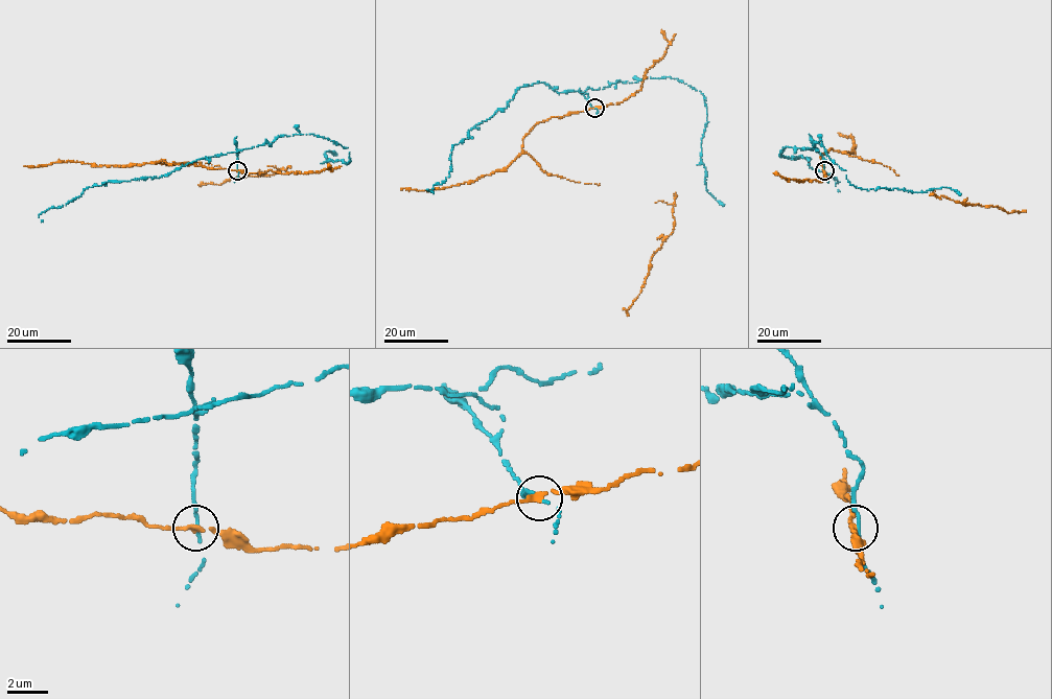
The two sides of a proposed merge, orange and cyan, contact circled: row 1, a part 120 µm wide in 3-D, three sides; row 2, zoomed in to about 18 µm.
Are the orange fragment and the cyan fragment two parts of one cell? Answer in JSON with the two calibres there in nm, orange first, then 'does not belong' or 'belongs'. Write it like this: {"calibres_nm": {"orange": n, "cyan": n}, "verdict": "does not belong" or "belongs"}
{"calibres_nm": {"orange": 240, "cyan": 200}, "verdict": "does not belong"}

